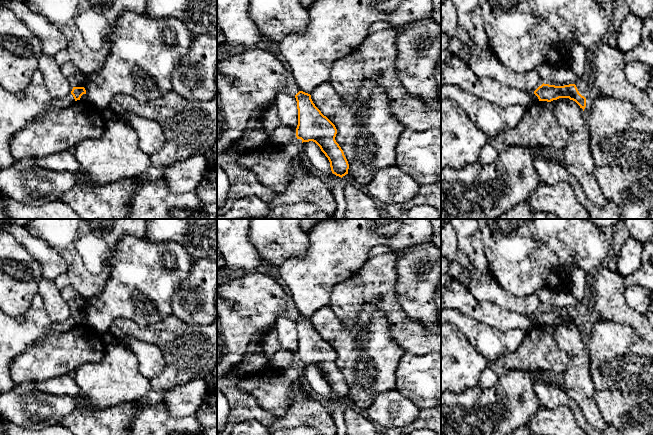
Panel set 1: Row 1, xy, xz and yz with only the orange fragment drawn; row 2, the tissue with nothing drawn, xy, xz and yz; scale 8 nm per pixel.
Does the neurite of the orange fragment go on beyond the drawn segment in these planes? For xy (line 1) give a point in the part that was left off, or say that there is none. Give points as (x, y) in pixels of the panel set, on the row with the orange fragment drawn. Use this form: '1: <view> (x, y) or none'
1: none

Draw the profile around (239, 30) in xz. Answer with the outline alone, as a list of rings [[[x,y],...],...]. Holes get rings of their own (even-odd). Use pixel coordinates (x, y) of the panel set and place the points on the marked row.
[[[217,0],[217,23],[219,24],[224,43],[217,46],[217,49],[227,56],[229,50],[234,47],[252,48],[257,46],[264,38],[251,19],[248,12],[249,0]]]

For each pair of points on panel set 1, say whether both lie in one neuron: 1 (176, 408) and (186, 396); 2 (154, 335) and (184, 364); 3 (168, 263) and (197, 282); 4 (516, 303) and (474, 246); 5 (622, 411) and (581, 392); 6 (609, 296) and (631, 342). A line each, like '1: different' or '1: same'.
1: same
2: same
3: different
4: same
5: different
6: different

